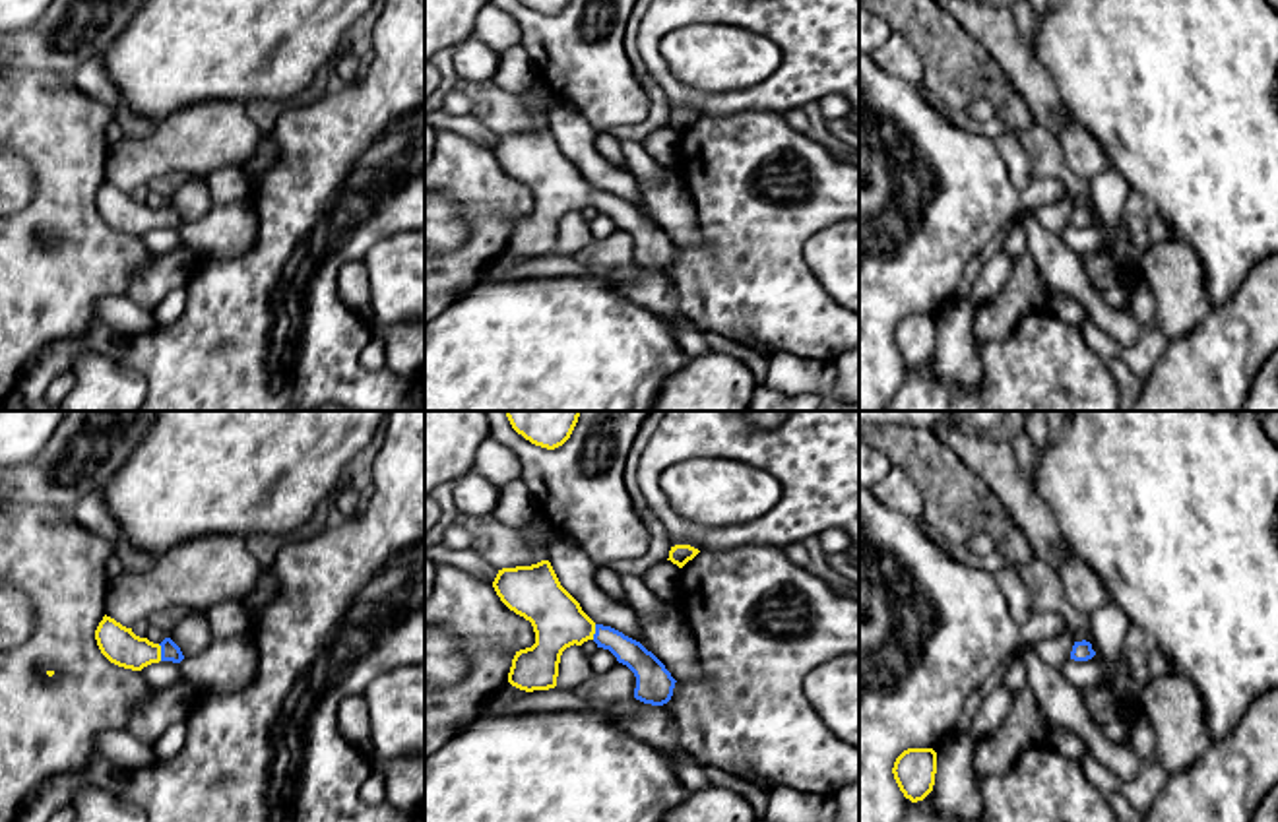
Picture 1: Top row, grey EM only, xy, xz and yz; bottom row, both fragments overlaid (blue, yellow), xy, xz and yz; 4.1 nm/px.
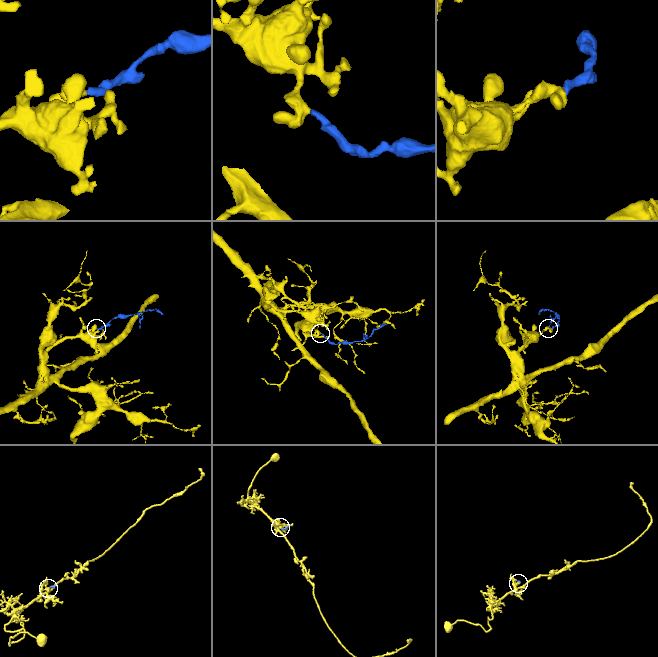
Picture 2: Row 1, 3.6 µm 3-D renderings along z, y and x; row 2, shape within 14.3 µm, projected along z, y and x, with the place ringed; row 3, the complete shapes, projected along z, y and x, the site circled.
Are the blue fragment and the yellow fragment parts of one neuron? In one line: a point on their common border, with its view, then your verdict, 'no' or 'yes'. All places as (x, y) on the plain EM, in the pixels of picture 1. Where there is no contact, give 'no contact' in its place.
xy (161, 218) | yes

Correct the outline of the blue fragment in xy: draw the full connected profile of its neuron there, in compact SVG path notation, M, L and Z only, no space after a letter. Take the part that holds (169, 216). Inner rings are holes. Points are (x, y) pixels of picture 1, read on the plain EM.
M107 180L95 196L95 206L101 219L111 229L132 237L142 237L159 227L180 229L184 225L180 213L171 204L153 209L147 204L136 202L132 194L122 192Z

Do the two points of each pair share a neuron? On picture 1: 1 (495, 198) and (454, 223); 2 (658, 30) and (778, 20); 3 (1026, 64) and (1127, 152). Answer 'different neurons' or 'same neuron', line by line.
1: different neurons
2: same neuron
3: different neurons

